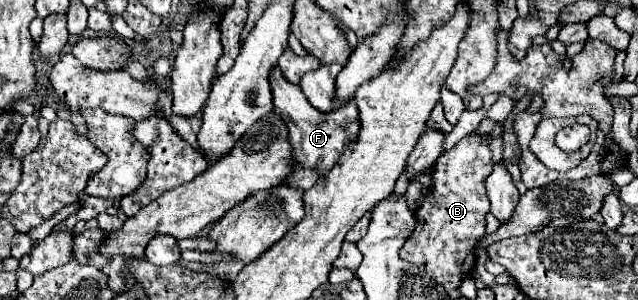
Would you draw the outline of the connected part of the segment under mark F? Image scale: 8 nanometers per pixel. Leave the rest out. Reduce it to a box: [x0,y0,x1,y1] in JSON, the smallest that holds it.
[270,69,360,175]

